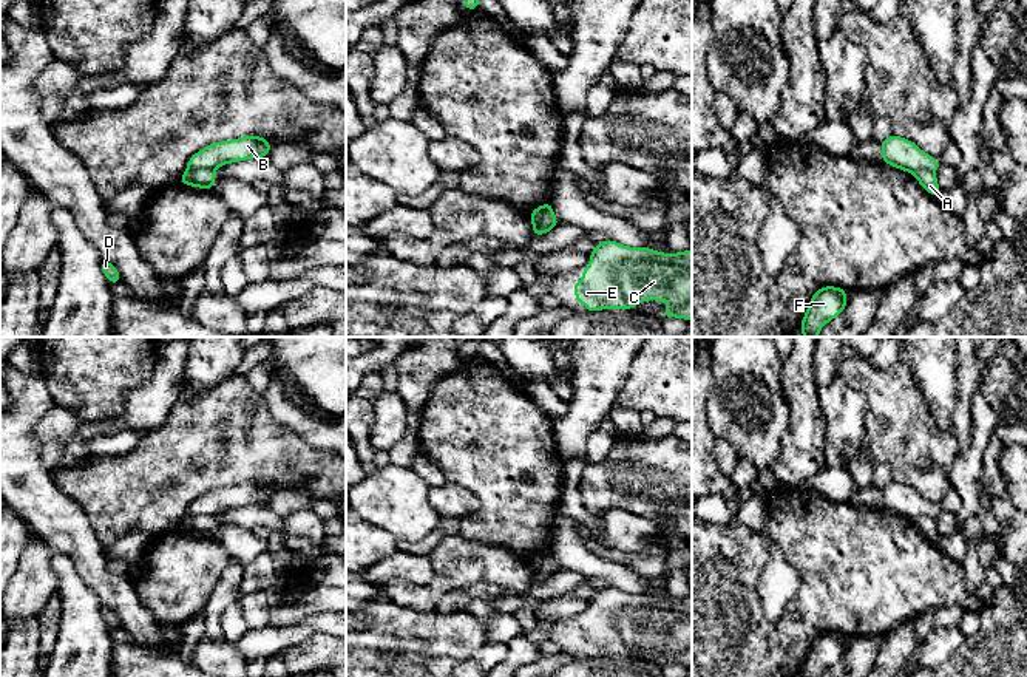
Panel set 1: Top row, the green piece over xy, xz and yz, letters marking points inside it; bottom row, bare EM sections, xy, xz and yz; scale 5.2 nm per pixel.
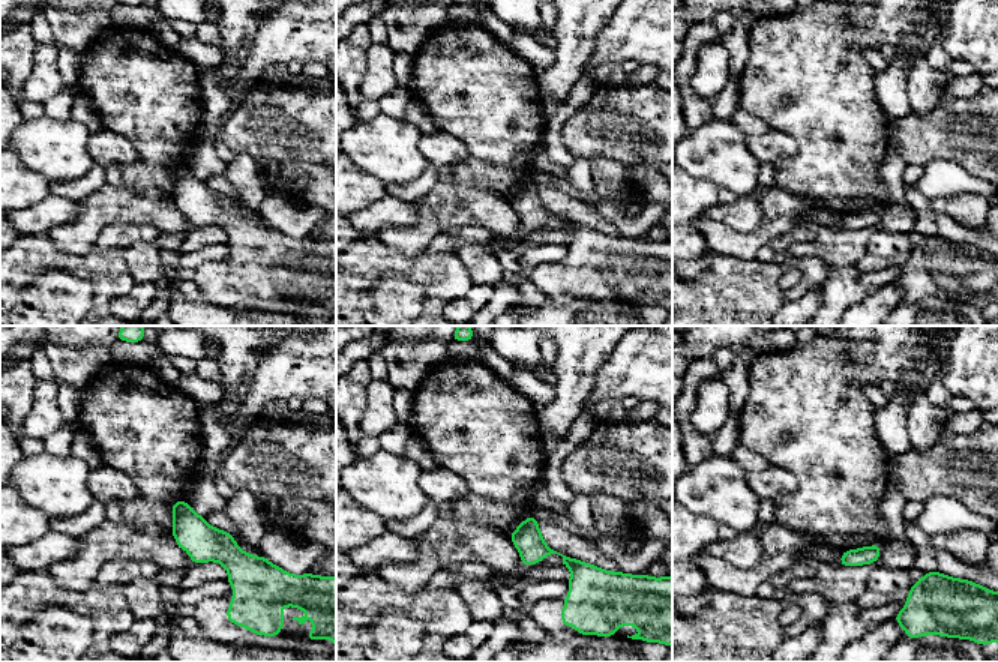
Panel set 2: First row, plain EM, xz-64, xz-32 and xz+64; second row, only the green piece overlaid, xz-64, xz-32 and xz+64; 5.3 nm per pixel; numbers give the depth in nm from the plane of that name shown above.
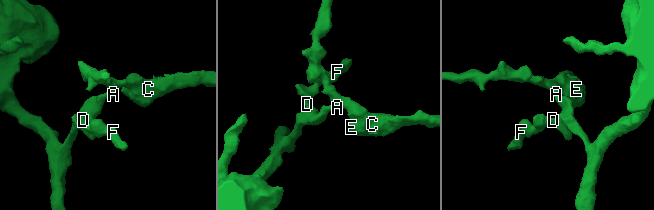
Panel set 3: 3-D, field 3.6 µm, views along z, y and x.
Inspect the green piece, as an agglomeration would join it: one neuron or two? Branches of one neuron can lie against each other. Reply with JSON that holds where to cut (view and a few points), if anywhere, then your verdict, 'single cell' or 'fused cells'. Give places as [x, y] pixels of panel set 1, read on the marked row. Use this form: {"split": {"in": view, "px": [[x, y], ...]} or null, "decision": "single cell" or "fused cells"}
{"split": {"in": "xy", "px": [[187, 169], [209, 169], [212, 172]]}, "decision": "fused cells"}

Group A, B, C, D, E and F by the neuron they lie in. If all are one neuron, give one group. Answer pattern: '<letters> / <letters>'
A D F / B C E

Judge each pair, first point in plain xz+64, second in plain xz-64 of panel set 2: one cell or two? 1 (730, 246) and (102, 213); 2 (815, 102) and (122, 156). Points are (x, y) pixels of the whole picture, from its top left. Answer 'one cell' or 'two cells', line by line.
1: one cell
2: two cells

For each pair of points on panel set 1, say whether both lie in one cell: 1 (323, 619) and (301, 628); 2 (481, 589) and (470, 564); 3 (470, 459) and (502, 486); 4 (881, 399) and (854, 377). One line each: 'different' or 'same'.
1: same
2: different
3: same
4: same

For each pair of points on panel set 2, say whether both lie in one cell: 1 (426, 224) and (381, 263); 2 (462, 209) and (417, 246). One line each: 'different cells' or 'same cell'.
1: different cells
2: same cell

